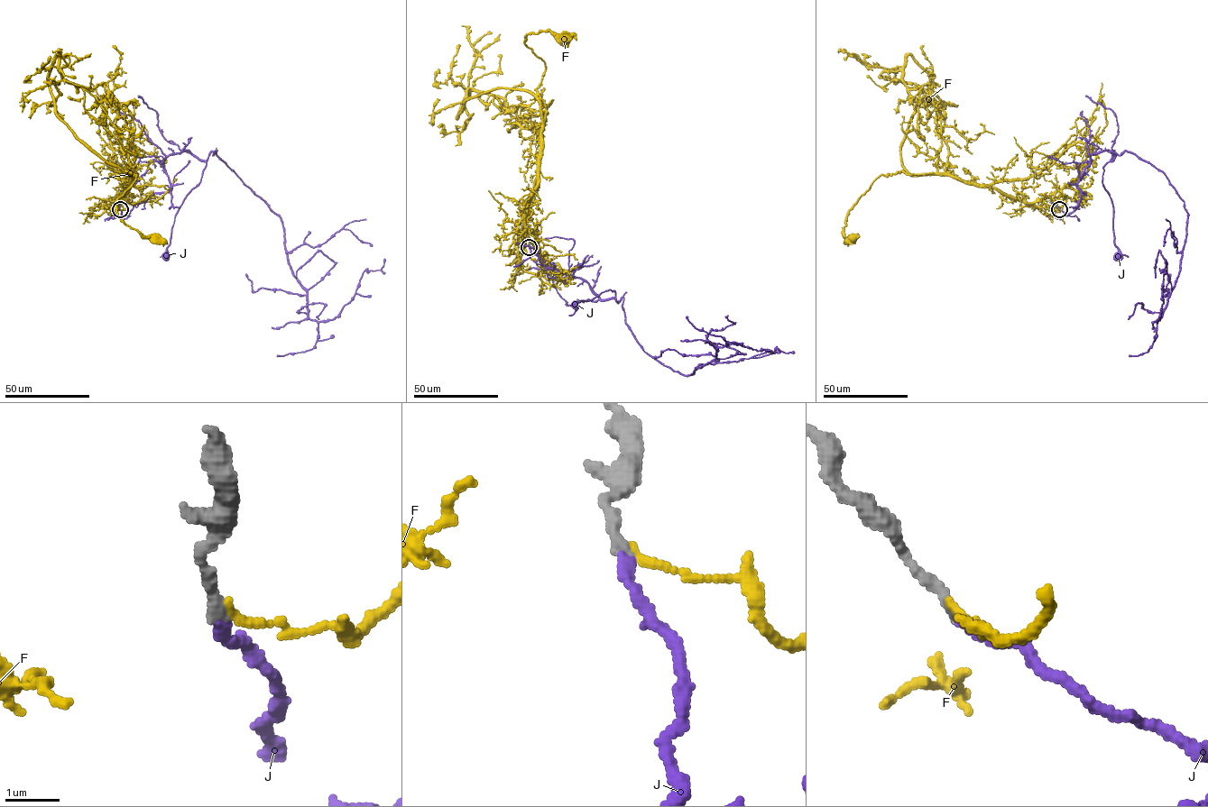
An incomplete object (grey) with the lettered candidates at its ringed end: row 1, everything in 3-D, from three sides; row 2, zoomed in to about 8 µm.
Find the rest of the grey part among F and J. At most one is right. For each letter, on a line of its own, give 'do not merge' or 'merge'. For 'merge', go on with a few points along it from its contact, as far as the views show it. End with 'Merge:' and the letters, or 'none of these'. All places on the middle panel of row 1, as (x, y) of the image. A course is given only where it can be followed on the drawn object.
F: do not merge
J: merge; course (529, 247), (547, 268), (566, 272), (580, 265), (572, 277), (602, 299), (614, 290), (576, 305)
Merge: J

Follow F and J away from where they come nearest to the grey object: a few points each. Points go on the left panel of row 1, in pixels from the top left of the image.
F: (120, 209), (128, 195), (115, 200), (133, 175), (126, 170), (136, 179), (116, 215), (153, 238)
J: (119, 209), (170, 189), (170, 155), (205, 160), (167, 257)

